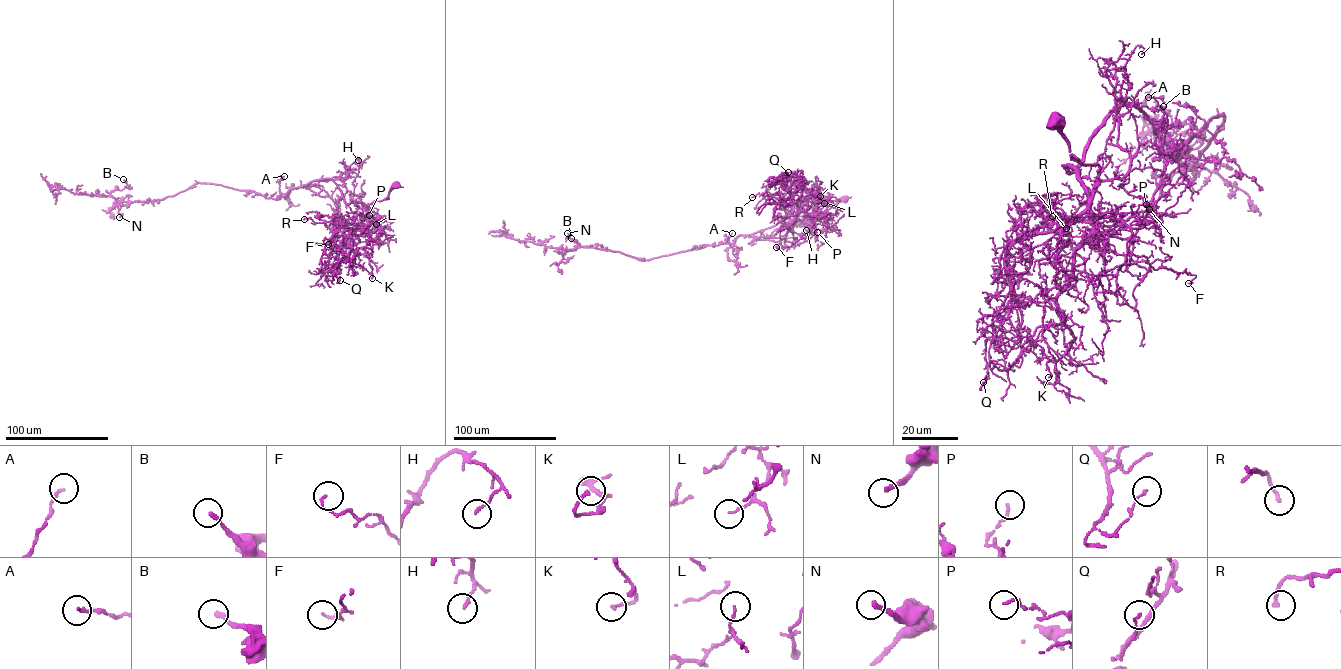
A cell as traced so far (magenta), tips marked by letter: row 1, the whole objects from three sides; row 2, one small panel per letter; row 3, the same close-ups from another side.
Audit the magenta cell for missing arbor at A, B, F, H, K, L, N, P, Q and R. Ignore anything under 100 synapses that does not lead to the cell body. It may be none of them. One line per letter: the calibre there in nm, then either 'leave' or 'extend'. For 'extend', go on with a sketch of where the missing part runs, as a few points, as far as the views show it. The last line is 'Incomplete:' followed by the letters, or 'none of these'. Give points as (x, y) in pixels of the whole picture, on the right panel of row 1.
A: calibre 150 nm; leave
B: calibre 200 nm; leave
F: calibre 90 nm; leave
H: calibre 140 nm; leave
K: calibre 150 nm; leave
L: calibre 110 nm; leave
N: calibre 240 nm; leave
P: calibre 130 nm; leave
Q: calibre 110 nm; leave
R: calibre 180 nm; leave
Incomplete: none of these

